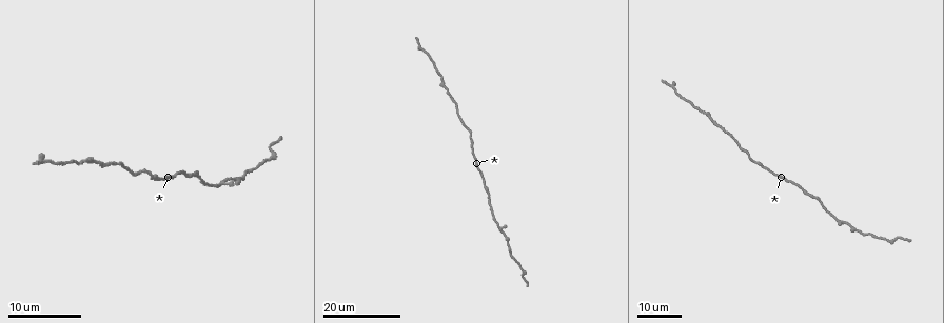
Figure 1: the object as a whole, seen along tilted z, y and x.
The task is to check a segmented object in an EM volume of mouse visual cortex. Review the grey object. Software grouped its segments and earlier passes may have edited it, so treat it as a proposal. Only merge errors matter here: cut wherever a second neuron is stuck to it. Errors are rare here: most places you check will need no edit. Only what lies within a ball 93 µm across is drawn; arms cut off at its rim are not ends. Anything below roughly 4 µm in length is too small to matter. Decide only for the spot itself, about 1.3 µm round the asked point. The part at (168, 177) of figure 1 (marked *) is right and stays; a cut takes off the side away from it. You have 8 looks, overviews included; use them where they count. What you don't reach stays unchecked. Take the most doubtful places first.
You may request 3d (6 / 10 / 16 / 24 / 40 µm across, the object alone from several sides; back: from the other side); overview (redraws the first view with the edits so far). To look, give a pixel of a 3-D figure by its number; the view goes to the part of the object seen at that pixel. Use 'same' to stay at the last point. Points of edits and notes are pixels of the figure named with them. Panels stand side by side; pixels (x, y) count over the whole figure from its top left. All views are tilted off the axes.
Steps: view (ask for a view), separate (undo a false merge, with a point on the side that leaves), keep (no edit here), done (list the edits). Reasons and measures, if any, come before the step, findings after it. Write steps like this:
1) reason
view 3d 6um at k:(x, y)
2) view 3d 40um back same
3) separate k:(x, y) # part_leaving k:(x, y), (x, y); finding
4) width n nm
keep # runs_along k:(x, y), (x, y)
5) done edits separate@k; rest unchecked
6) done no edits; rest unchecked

view 3d 16um at 1:(520, 265)

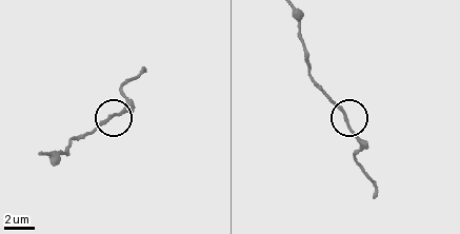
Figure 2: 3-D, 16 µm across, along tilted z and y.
view 3d 6um at 2:(111, 114)

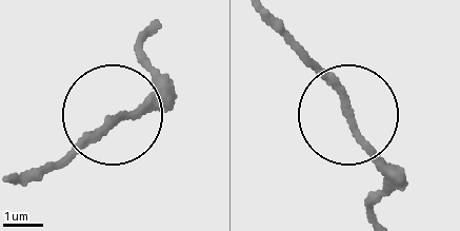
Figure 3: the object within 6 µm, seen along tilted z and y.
keep # runs_along 3:(259, 15), (337, 95), (397, 184); all the same neuron

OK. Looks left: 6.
calibre changes
view 3d 24um at 1:(508, 240)

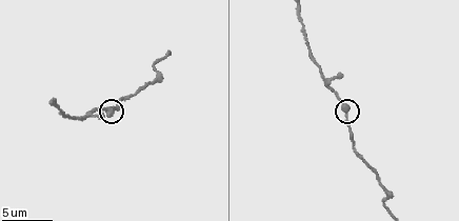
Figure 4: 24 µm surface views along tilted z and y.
closer look
view 3d 6um at 4:(347, 116)

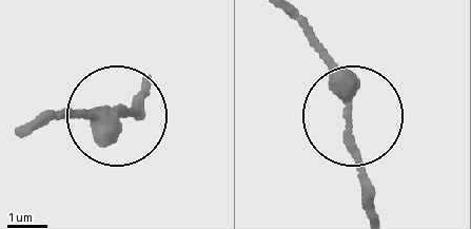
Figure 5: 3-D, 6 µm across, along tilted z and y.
keep # runs_along 5:(44, 116), (70, 106), (137, 109), (146, 94); all the same neuron

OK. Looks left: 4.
sudden change in width
view 3d 10um at 4:(296, 10)

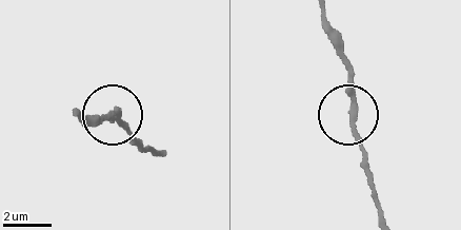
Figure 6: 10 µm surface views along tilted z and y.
keep # one neuron here

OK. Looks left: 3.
sudden change in width
view 3d 16um at 1:(112, 162)

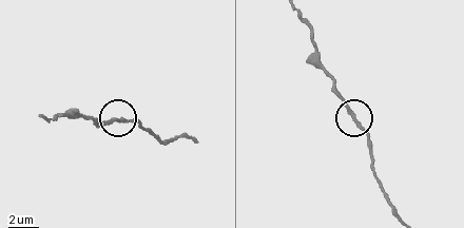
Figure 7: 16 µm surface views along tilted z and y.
zoom in
view 3d 10um at 7:(117, 121)

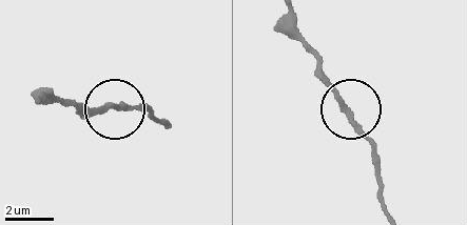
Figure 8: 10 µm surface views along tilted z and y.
keep # runs_along 8:(386, 205), (376, 151), (306, 50); all the same neuron

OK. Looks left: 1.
done no edits; rest unchecked

